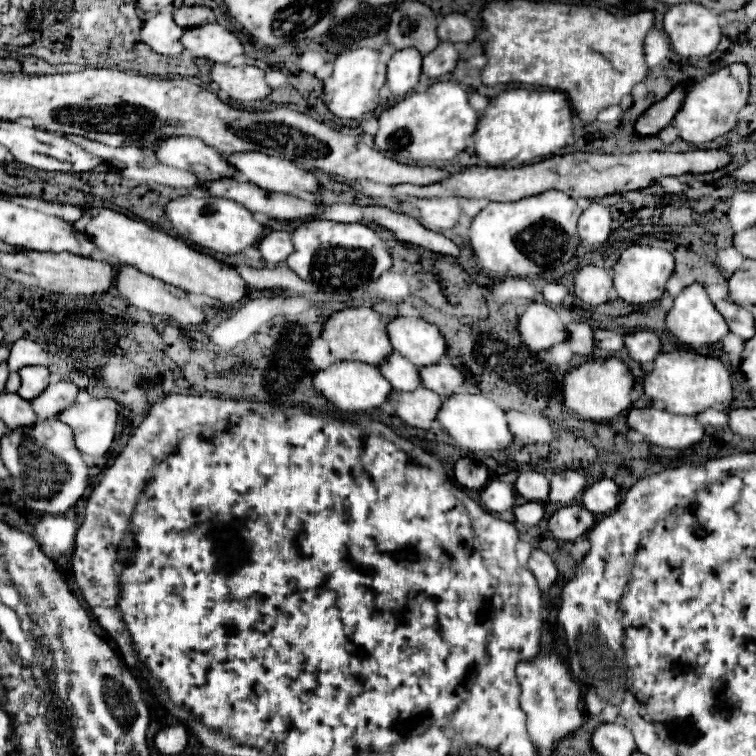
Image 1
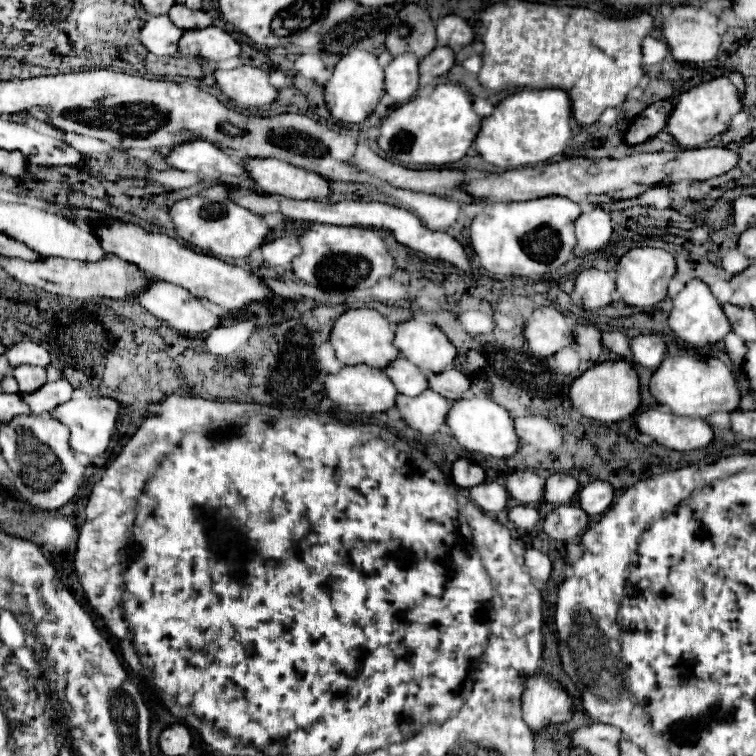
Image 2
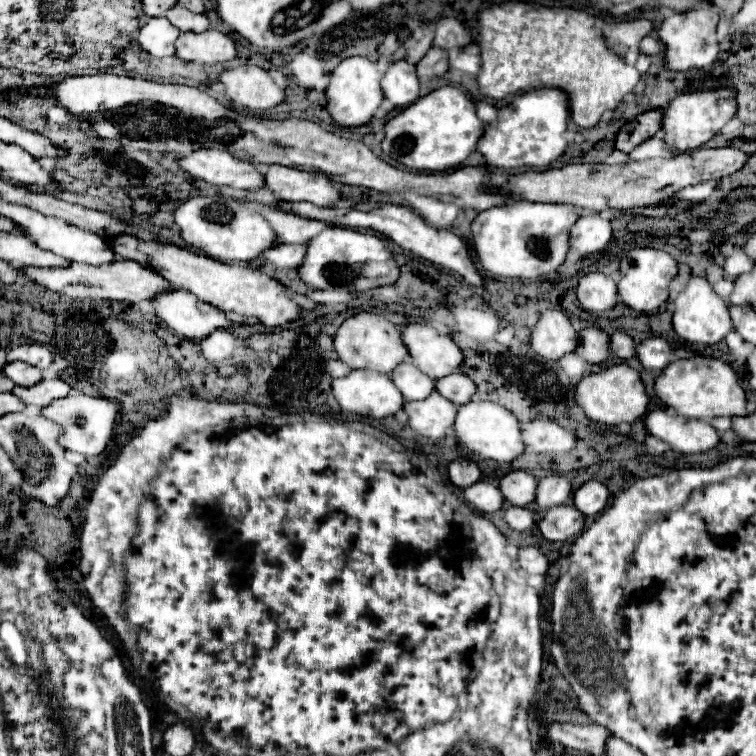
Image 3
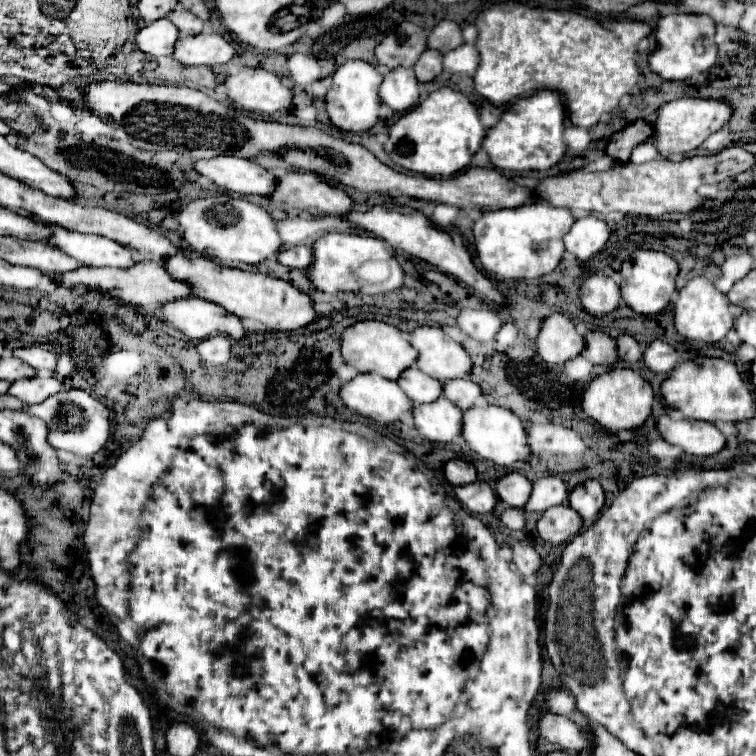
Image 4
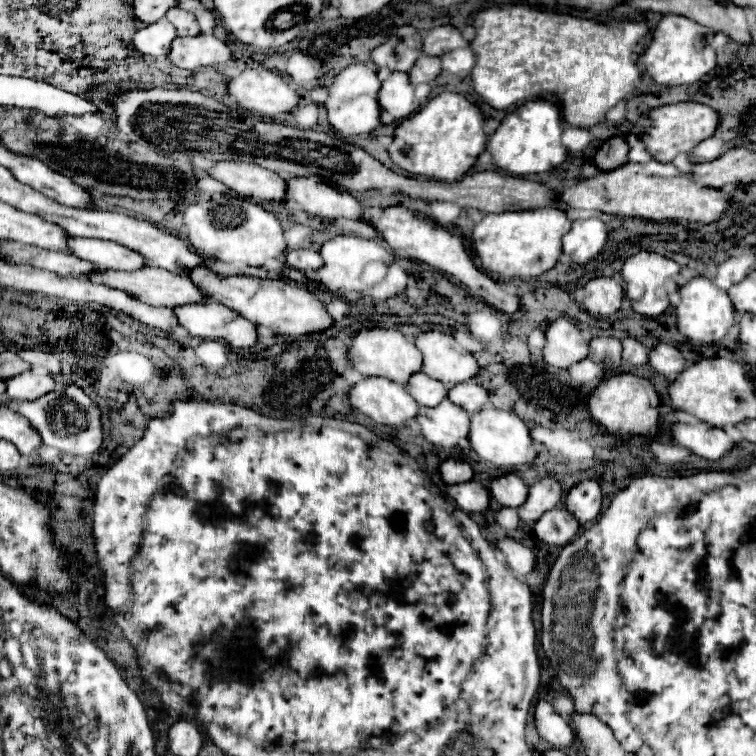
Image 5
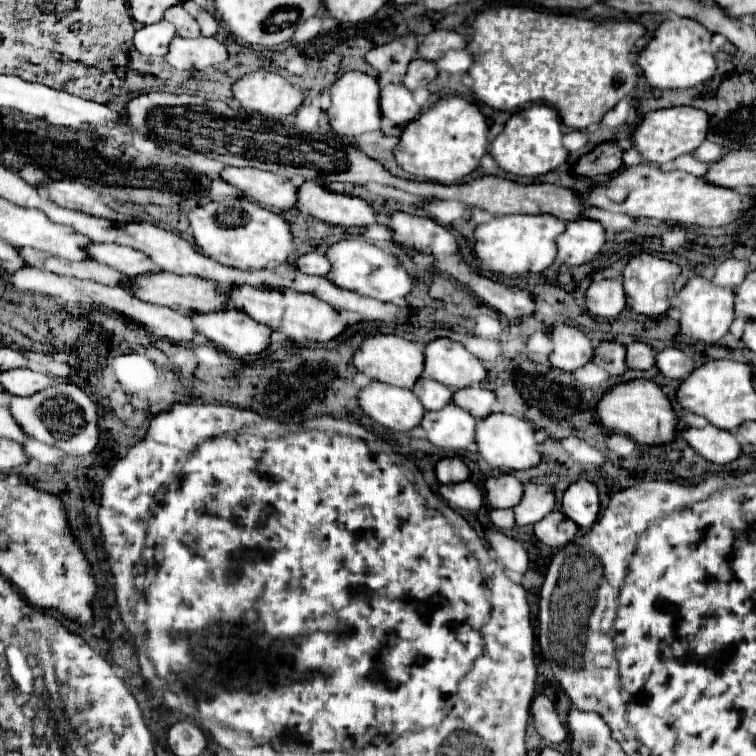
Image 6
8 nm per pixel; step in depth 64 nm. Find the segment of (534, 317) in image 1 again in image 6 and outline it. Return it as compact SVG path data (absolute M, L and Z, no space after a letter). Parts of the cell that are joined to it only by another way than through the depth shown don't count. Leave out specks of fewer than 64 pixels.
M558 324L552 328L550 340L552 340L552 352L548 360L552 368L572 372L592 360L594 346L578 328L572 328L568 324Z

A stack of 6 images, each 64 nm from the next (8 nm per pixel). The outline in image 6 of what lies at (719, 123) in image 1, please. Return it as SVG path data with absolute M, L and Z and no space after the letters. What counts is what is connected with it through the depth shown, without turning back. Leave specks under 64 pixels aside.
M674 106L674 108L652 110L644 116L642 124L636 128L634 142L642 158L654 164L664 164L678 158L680 154L694 152L700 146L700 142L706 140L708 124L710 124L710 114L694 106Z

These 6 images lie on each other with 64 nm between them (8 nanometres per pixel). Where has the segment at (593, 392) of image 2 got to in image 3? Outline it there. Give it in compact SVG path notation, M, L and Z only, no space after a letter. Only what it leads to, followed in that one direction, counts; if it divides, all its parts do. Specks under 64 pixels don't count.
M614 364L596 374L584 376L576 386L574 398L590 420L608 426L618 426L620 422L634 422L644 416L648 406L648 396L644 392L640 374L626 364Z

